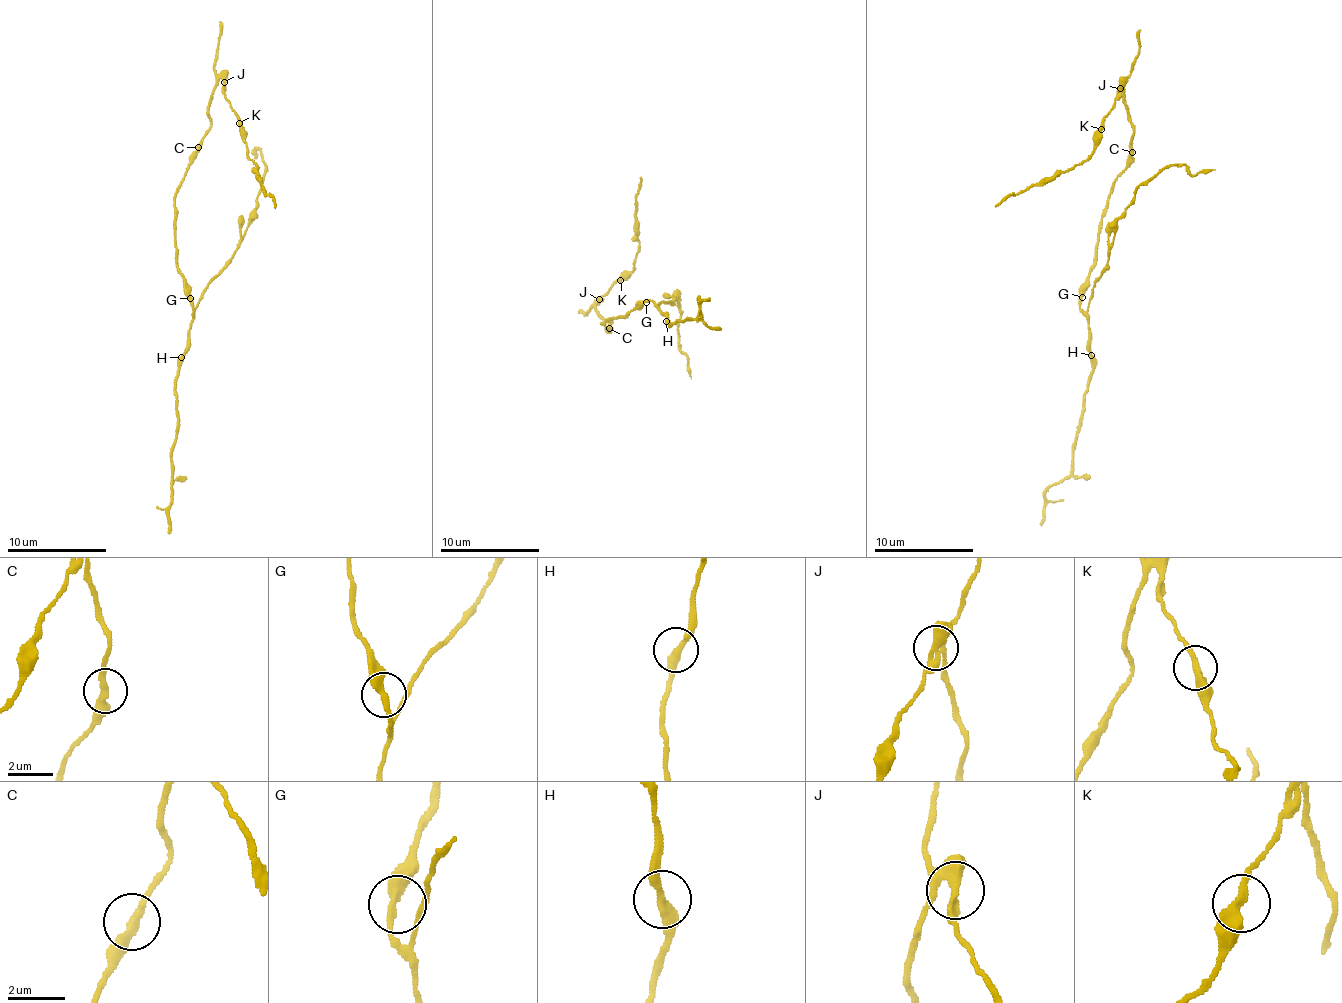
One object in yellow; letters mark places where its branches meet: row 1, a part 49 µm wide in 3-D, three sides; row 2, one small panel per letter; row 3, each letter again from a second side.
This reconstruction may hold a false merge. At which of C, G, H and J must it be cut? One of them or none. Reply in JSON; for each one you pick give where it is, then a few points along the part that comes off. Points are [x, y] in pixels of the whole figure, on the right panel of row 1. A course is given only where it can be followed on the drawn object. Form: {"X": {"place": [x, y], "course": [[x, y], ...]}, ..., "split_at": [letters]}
{"J": {"place": [1120, 88], "course": [[1120, 88], [1099, 141], [1089, 157], [1004, 197], [994, 207]]}, "split_at": ["J"]}

